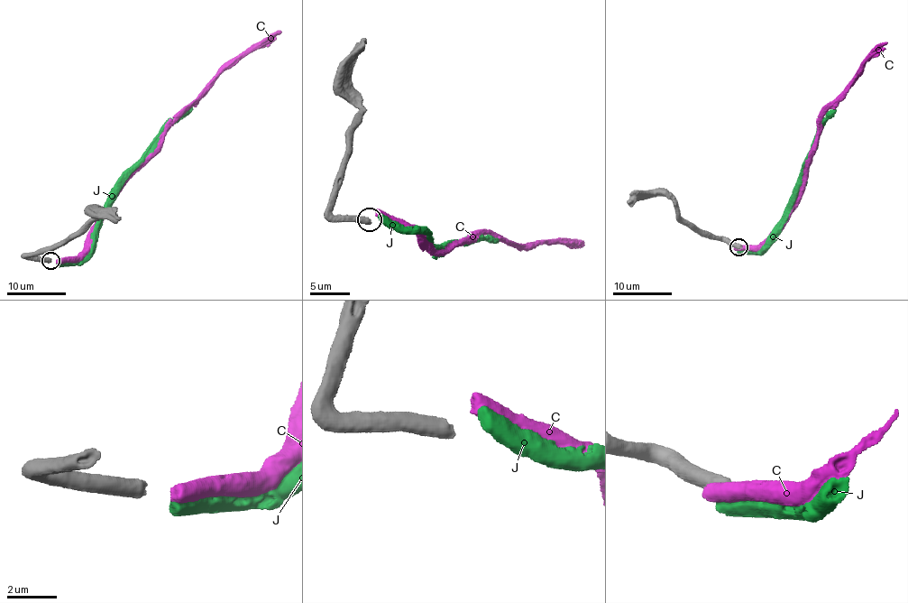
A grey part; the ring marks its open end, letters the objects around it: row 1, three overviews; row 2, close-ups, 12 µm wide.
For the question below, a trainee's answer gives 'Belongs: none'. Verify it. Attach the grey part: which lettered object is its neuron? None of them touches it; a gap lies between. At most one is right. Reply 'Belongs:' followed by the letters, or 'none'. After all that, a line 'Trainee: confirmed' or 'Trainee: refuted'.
Belongs: C
Trainee: refuted

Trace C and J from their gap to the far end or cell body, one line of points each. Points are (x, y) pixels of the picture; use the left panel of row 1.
C: (56, 261), (73, 260), (79, 256), (112, 195), (183, 113), (195, 105), (224, 69), (234, 65), (280, 31)
J: (57, 263), (82, 261), (90, 248), (96, 226), (112, 190), (168, 126), (184, 117), (190, 107)

